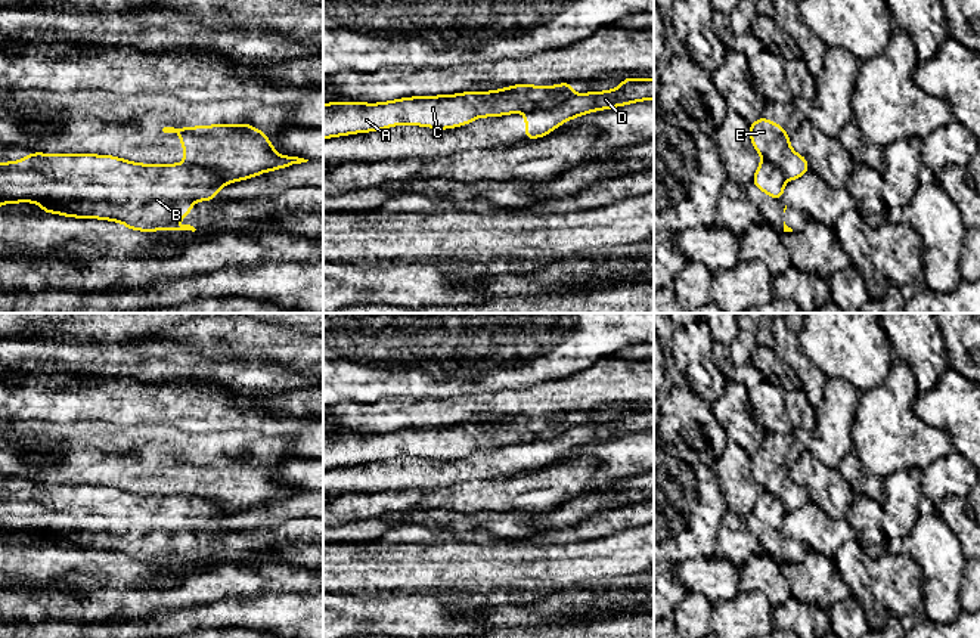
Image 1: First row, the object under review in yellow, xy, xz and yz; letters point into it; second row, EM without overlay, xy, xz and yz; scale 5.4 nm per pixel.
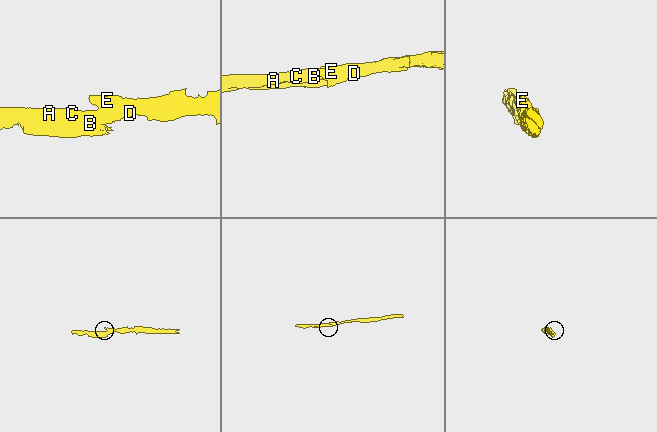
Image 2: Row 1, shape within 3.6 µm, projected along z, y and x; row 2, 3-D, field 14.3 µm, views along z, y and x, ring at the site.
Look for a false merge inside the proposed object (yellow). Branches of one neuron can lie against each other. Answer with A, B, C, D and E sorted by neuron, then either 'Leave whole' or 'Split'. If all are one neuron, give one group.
Groups: A B C / D E. Split

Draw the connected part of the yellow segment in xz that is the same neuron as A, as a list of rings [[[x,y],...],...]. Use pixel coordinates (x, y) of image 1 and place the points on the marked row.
[[[568,81],[549,87],[515,84],[496,92],[416,96],[382,103],[323,103],[323,139],[384,130],[398,124],[453,128],[480,117],[551,108],[571,95],[573,84]]]

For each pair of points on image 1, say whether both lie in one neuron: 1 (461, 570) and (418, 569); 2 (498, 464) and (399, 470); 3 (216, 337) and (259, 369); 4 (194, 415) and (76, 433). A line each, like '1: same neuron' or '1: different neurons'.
1: same neuron
2: same neuron
3: different neurons
4: different neurons

